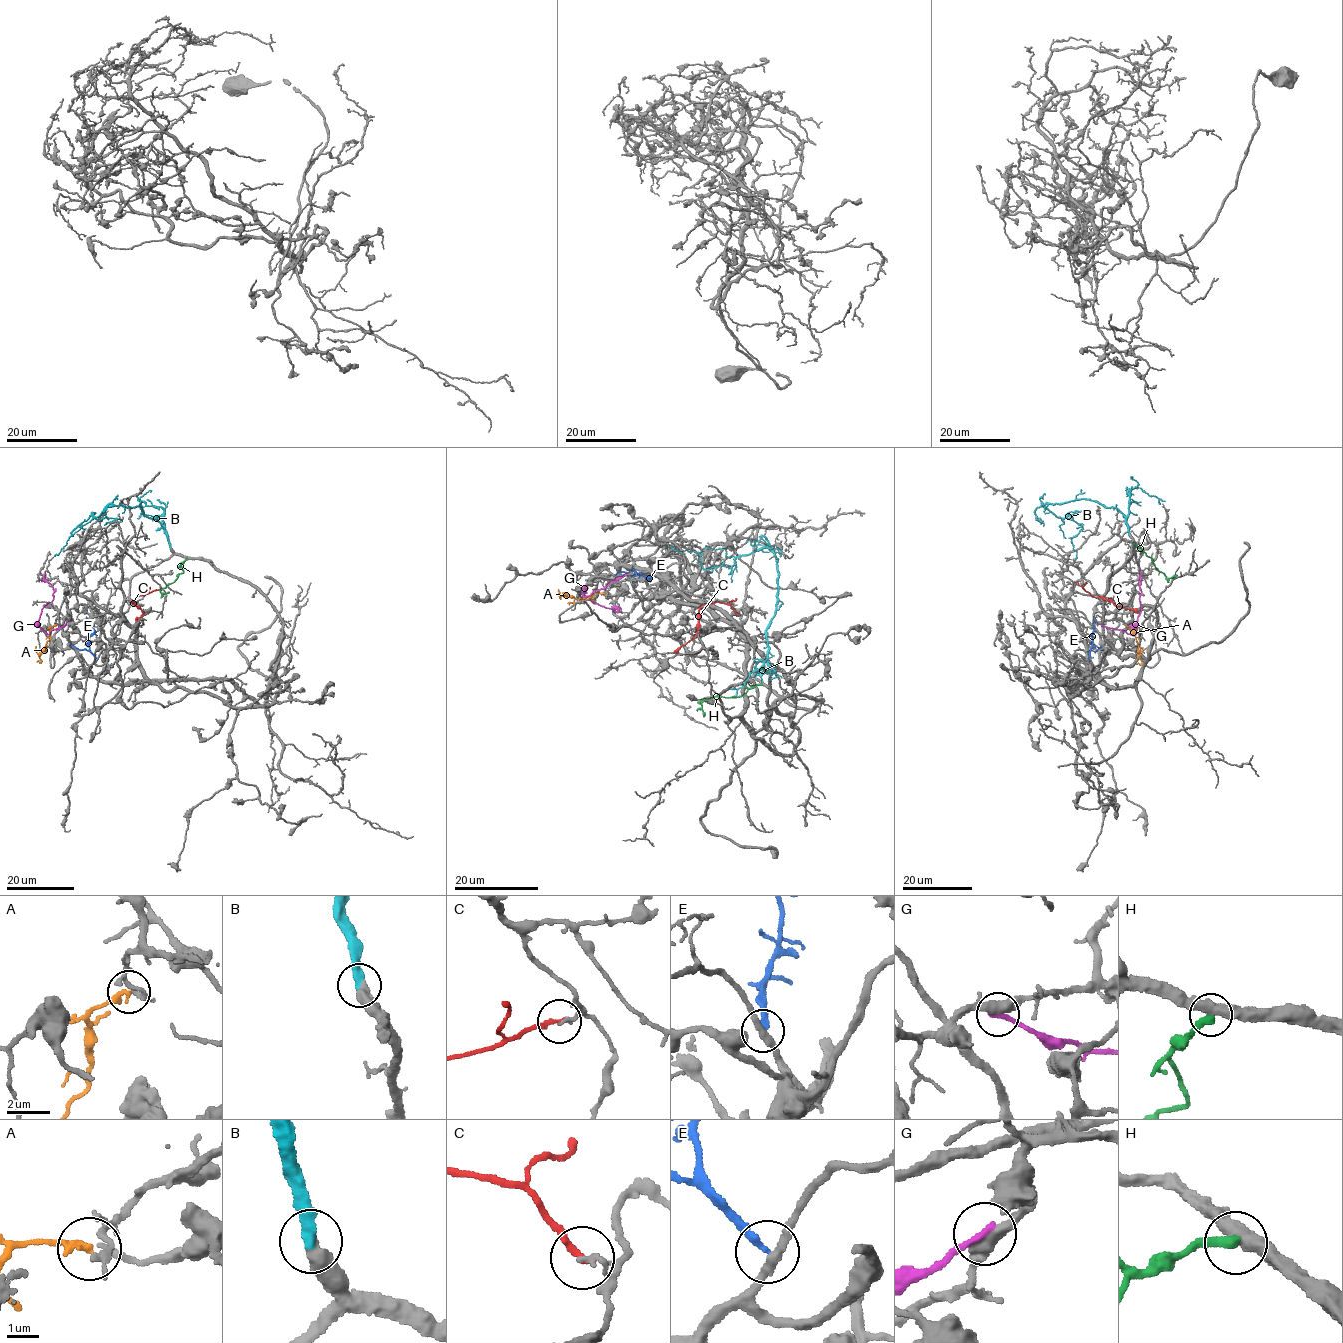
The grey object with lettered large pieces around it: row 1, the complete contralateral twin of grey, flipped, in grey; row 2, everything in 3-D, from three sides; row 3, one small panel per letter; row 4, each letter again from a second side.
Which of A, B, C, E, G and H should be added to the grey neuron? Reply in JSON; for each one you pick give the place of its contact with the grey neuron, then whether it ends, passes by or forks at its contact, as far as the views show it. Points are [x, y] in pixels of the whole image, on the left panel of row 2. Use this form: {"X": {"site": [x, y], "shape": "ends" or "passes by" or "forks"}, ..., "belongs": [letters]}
{"A": {"site": [56, 624], "shape": "ends"}, "B": {"site": [170, 547], "shape": "ends"}, "belongs": ["A", "B"]}

